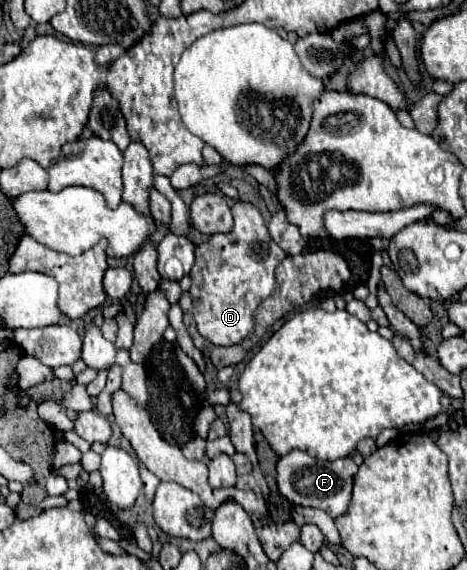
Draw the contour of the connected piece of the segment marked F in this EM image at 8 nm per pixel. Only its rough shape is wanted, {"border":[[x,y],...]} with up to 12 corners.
{"border":[[302,450],[276,466],[280,494],[332,518],[352,496],[352,458]]}

